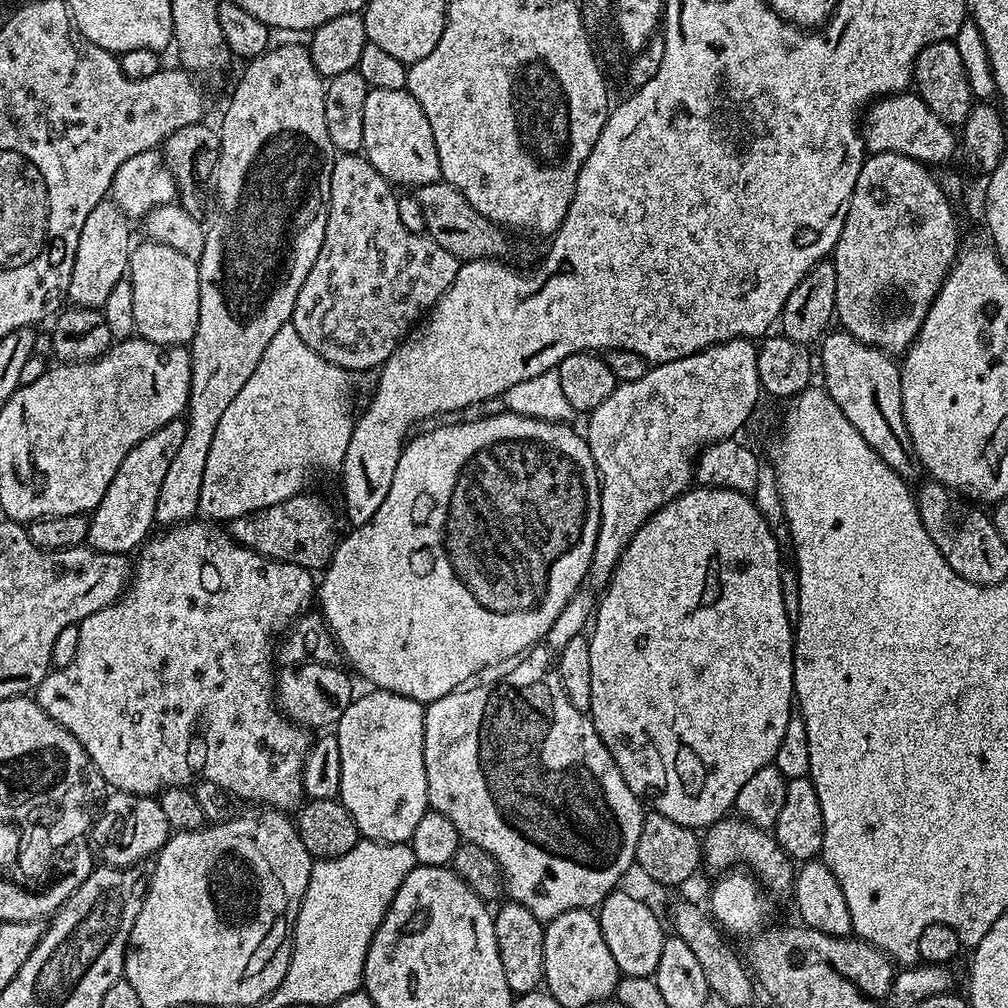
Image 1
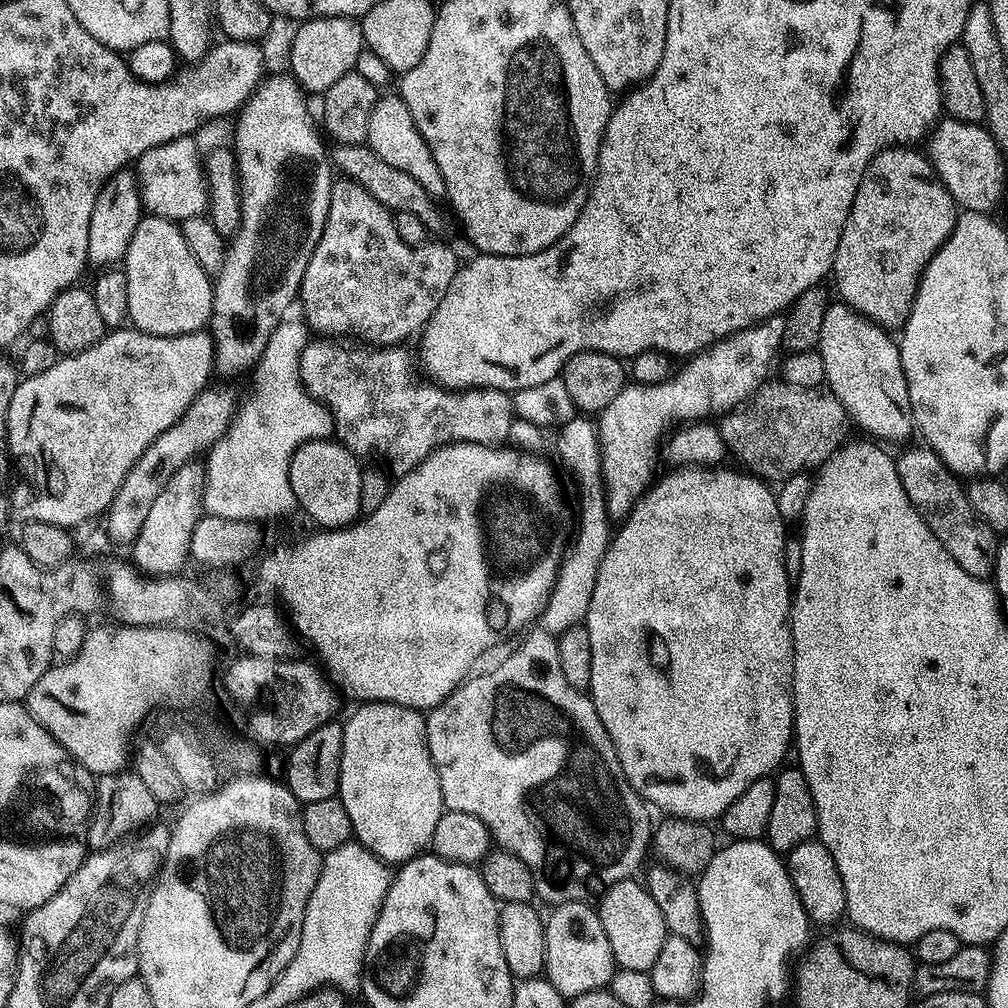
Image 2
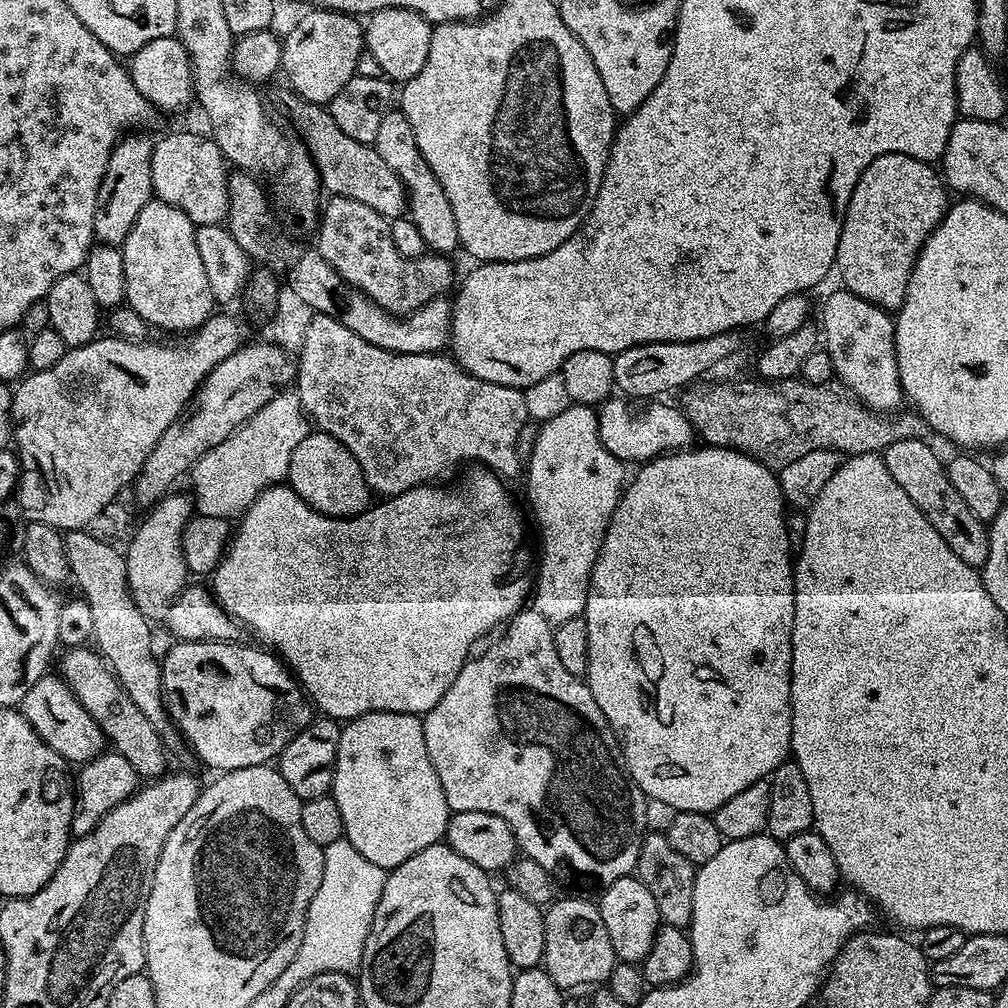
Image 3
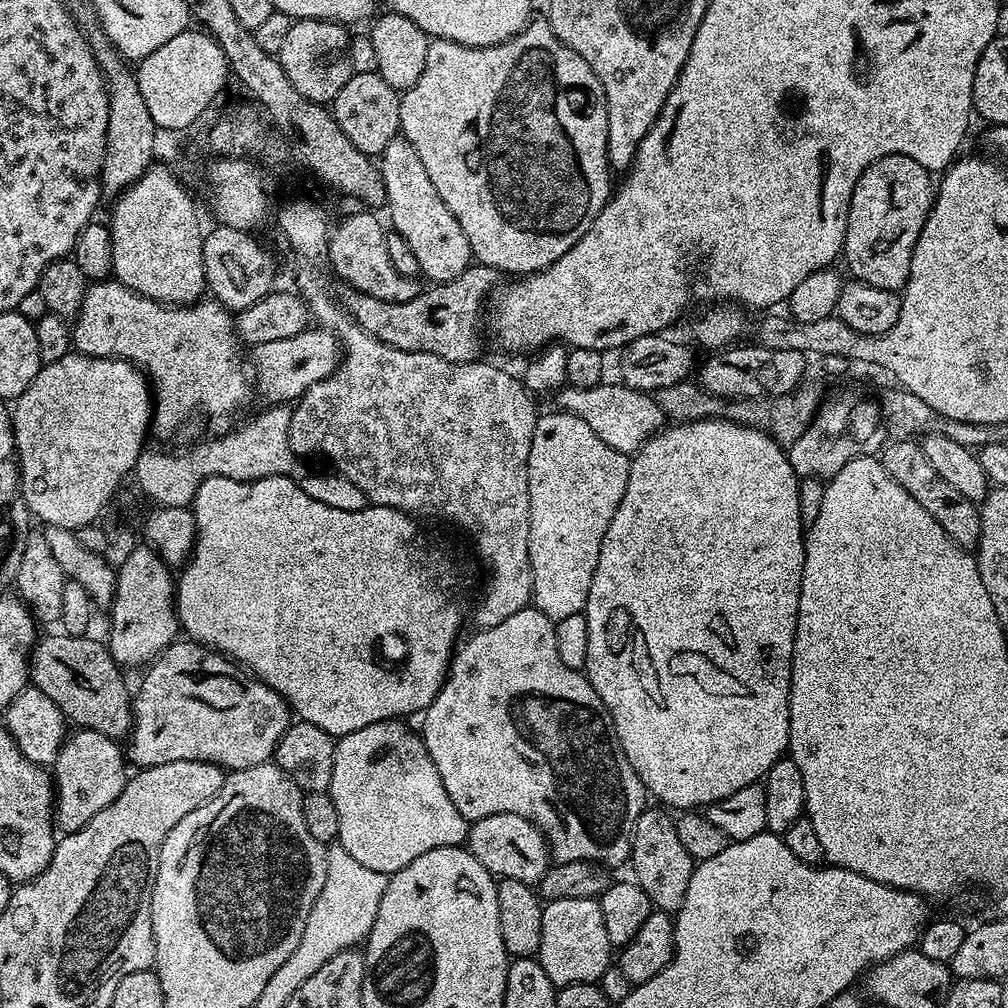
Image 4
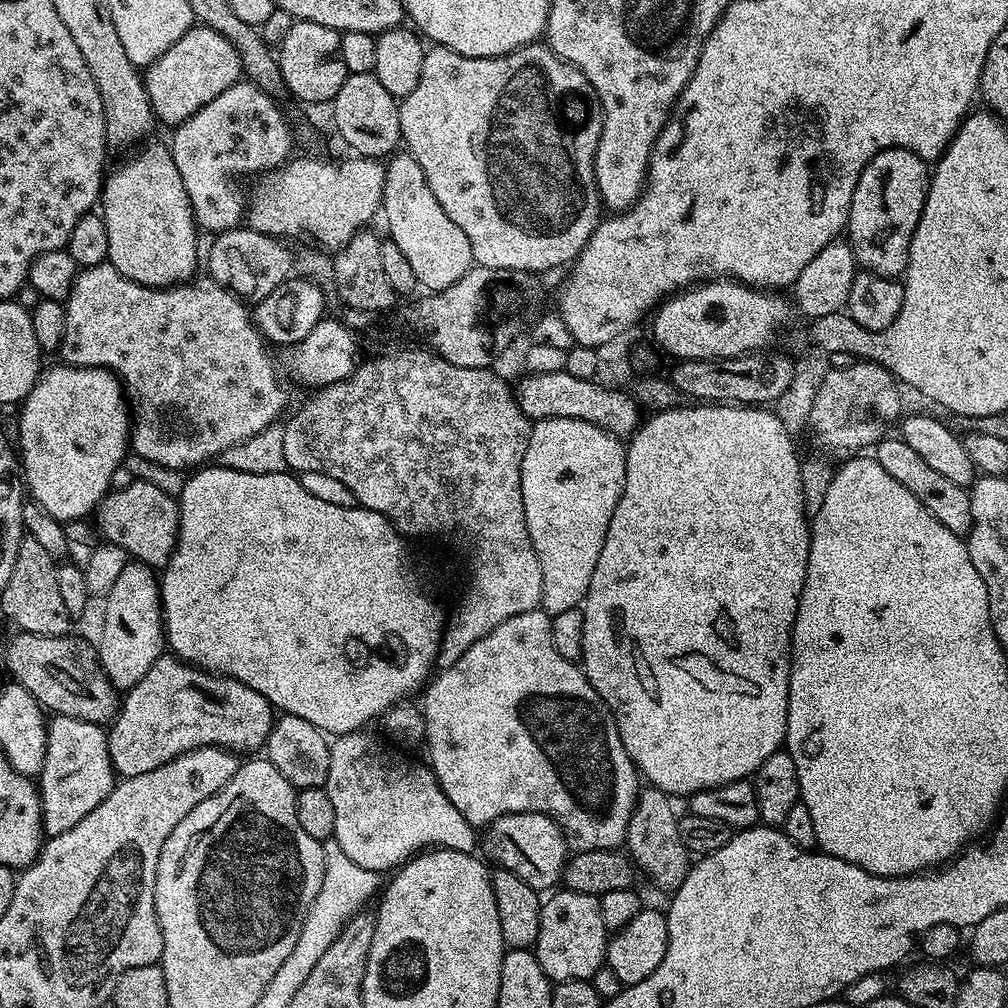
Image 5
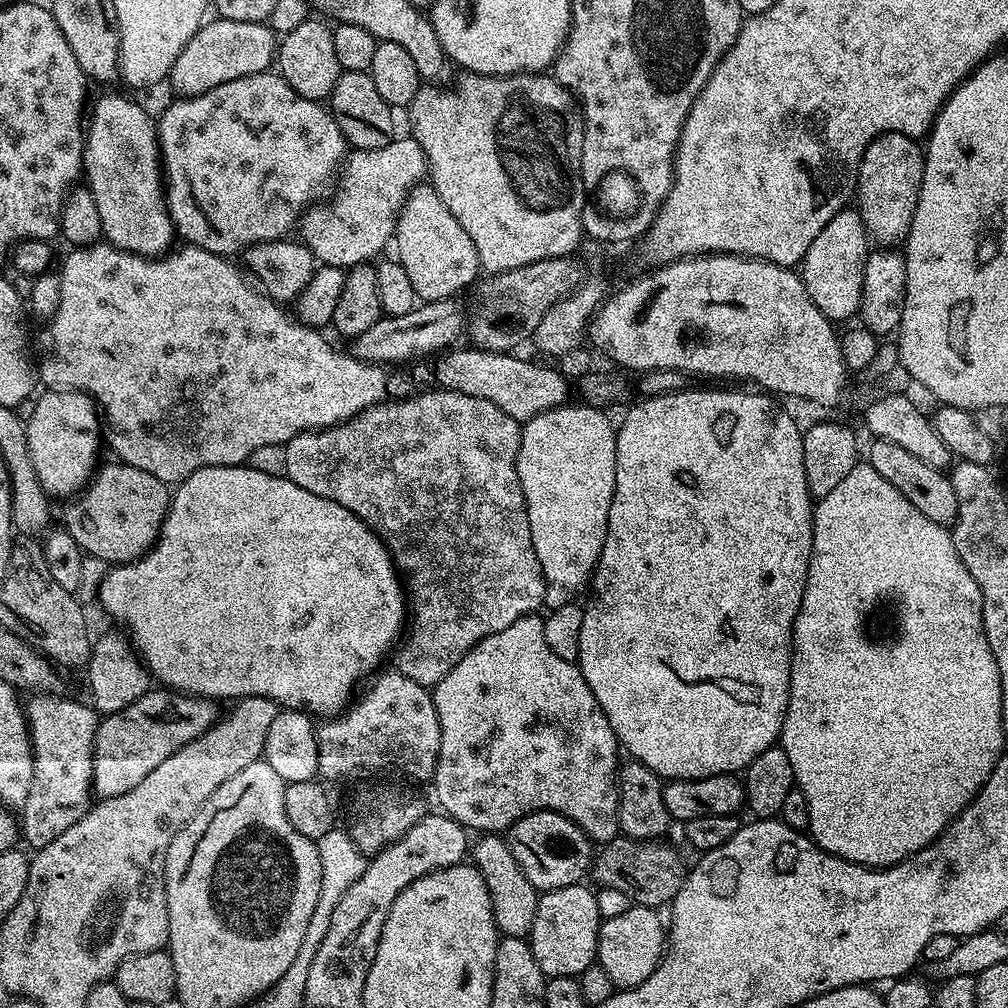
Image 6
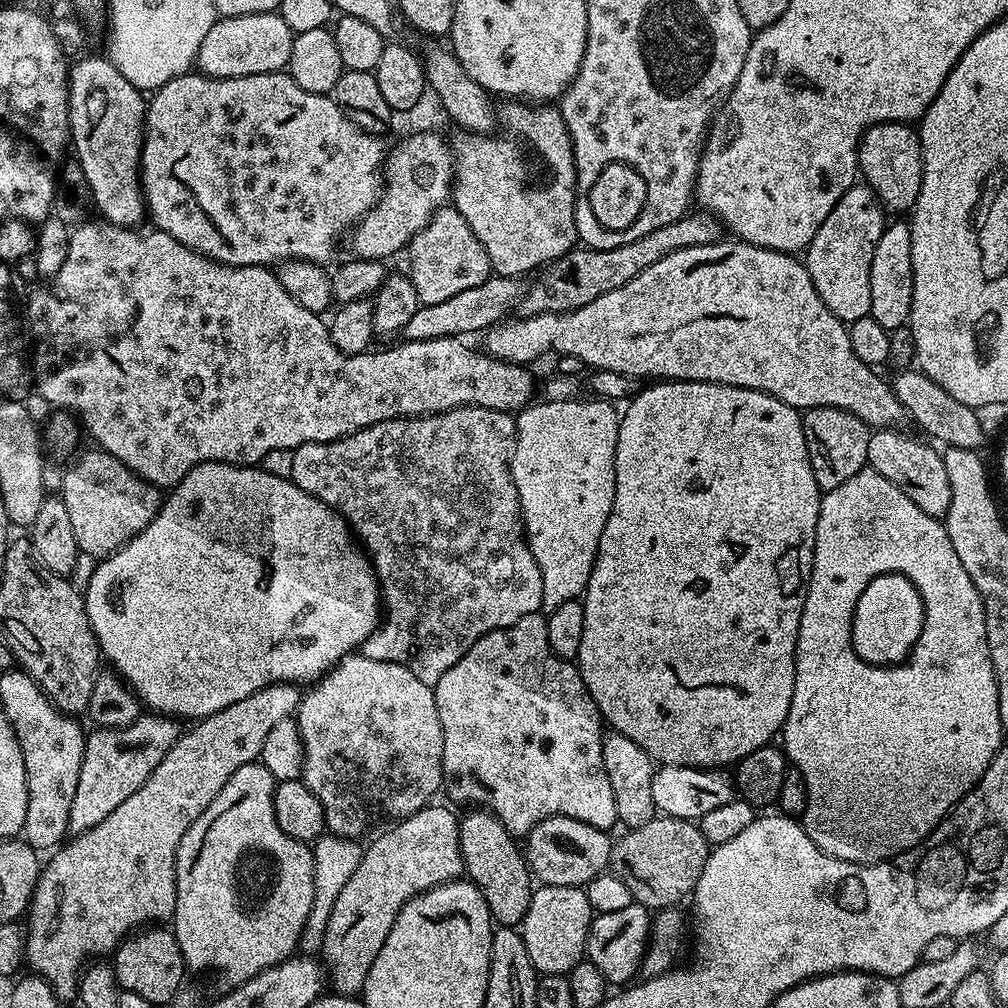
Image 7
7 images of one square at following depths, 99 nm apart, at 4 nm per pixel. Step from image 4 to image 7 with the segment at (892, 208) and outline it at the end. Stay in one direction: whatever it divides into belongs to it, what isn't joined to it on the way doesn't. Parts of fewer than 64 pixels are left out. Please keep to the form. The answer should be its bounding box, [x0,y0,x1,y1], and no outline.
[859,122,924,214]

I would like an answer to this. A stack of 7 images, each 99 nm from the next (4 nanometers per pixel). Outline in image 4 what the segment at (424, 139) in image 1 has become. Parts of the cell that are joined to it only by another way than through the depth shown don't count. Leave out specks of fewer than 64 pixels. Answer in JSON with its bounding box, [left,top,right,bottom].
[378,135,473,284]

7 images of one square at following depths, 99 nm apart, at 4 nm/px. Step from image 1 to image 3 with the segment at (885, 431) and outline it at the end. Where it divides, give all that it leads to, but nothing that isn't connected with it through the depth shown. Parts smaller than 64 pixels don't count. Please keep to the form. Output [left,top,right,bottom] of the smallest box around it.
[819,291,906,413]

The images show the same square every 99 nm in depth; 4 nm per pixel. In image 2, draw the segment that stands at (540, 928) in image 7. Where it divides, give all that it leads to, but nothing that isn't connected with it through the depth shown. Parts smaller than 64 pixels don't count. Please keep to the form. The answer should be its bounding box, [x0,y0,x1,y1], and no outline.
[543,900,617,998]

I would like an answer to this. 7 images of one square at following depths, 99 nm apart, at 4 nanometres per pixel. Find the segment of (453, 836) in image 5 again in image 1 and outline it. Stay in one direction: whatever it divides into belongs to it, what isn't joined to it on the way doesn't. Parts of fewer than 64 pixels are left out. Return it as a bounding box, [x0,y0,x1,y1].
[334,690,430,844]

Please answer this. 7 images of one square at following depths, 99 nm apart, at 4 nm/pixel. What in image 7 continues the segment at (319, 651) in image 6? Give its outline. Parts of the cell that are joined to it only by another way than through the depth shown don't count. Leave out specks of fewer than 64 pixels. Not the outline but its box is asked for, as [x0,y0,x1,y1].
[82,464,382,718]

